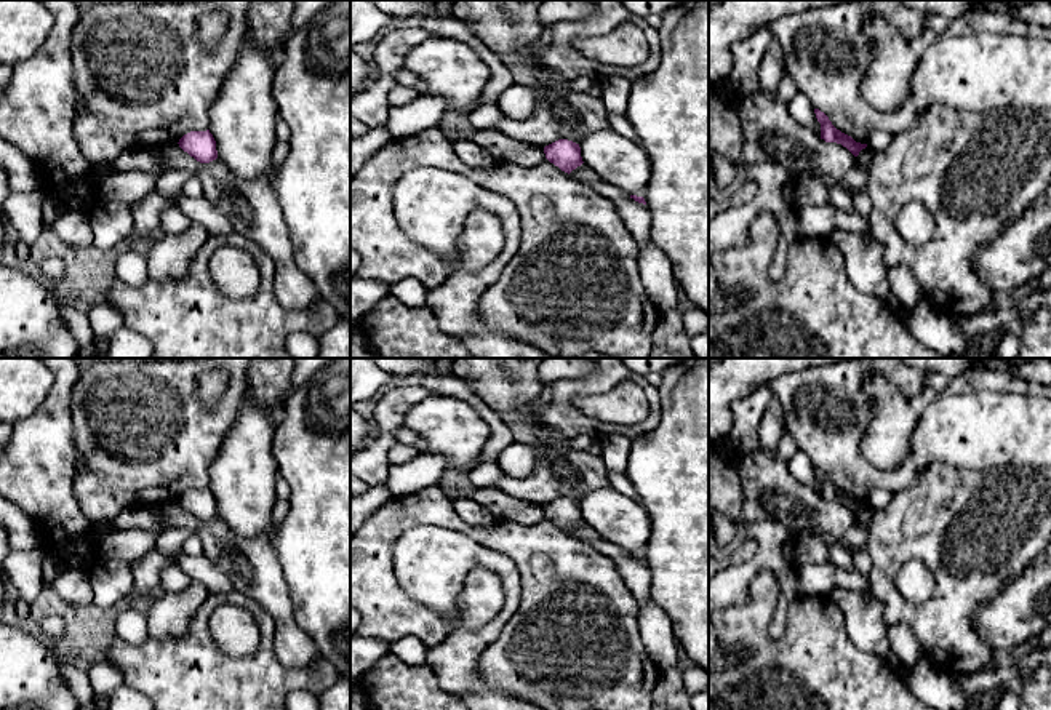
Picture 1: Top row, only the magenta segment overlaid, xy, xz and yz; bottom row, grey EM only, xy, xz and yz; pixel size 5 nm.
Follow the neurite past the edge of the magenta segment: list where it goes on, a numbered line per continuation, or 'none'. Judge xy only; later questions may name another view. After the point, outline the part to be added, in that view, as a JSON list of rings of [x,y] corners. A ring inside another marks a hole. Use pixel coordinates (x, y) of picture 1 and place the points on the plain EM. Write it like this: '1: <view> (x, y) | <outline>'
none

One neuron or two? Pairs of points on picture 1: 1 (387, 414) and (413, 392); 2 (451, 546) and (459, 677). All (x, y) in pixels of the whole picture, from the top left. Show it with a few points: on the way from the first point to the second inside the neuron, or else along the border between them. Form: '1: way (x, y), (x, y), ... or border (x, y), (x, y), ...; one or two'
1: way (394, 408), (407, 397); one
2: way (490, 560), (511, 579), (511, 606), (482, 638); one

